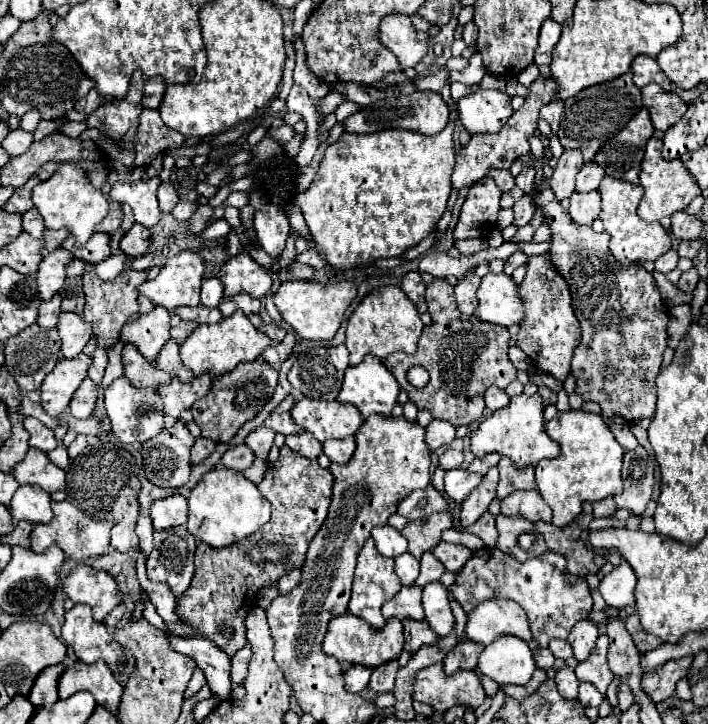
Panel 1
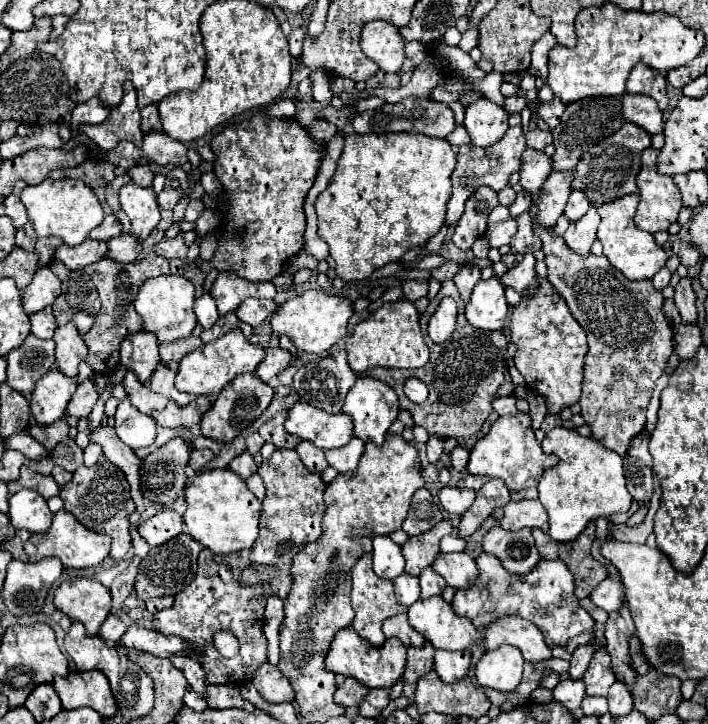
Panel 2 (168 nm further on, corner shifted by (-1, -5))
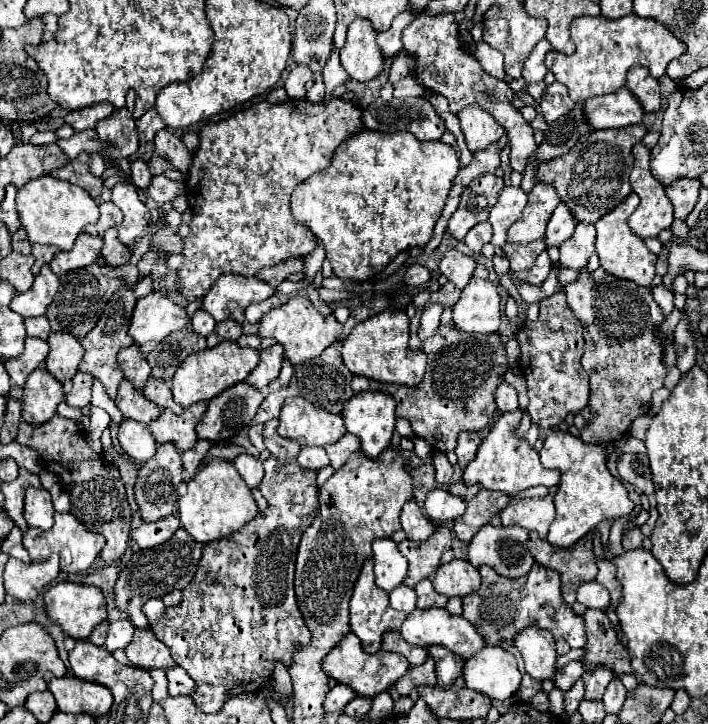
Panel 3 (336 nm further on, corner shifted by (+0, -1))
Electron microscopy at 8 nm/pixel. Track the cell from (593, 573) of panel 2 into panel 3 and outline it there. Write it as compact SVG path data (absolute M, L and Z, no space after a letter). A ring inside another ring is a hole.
M589 532L573 548L553 548L537 534L529 534L529 552L537 564L557 570L561 574L561 594L567 604L575 602L577 586L595 580L597 564L593 554L593 534Z

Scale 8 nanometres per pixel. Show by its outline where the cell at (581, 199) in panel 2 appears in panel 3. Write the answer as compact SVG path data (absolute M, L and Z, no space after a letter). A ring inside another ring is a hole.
M559 204L549 218L547 232L545 232L545 238L543 238L545 246L547 248L557 246L559 248L565 240L569 240L573 236L573 230L575 230L575 218L569 214L567 206Z

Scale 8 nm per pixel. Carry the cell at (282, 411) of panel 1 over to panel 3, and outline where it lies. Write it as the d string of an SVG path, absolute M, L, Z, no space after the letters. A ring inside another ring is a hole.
M269 420L265 422L265 430L263 430L263 440L265 440L265 448L271 452L271 456L281 462L281 464L289 464L293 460L297 460L297 454L301 450L301 446L293 440L281 438L277 434L277 420Z

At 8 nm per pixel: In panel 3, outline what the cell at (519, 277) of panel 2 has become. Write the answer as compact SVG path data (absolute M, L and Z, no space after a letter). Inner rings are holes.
M543 252L543 254L537 256L535 266L529 270L529 278L527 278L527 282L533 284L533 286L539 286L539 284L545 282L545 278L549 276L549 272L551 272L551 260L549 260L549 254Z

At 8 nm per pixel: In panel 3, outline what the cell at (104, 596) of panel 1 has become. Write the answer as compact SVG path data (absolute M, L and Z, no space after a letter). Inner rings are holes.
M59 582L43 594L43 602L45 602L47 616L63 630L65 636L71 636L75 640L87 640L89 634L93 632L93 628L107 618L105 598L101 594L101 590L93 588L93 586L73 584L73 582Z

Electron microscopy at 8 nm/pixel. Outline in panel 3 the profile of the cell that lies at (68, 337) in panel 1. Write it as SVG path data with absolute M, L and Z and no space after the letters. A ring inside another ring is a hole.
M51 332L47 344L49 344L49 354L45 362L47 372L59 382L71 380L83 358L83 346L79 344L77 338L65 332Z

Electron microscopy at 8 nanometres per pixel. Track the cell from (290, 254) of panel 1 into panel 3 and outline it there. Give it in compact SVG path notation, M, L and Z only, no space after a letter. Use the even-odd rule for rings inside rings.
M223 274L211 286L211 290L203 298L201 306L217 322L231 318L231 320L243 324L245 322L245 308L251 302L267 300L273 294L275 294L275 290L269 284L265 284L265 282L257 280L257 278Z

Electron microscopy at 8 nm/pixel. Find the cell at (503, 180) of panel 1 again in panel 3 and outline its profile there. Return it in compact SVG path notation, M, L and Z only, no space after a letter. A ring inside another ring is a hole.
M505 186L499 194L497 204L491 210L489 222L493 226L493 238L491 244L495 248L505 244L505 236L507 236L507 228L521 216L521 210L525 208L527 202L527 194L517 188L517 186Z

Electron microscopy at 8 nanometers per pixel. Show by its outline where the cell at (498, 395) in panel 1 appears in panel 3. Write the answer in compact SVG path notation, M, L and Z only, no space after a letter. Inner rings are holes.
M501 382L495 390L495 404L499 408L499 412L513 412L519 408L517 404L517 390L507 384L507 382Z

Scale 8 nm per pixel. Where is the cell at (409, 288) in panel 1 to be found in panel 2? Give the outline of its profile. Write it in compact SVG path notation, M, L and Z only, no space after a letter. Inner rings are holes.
M404 280L402 282L402 290L404 290L404 298L410 302L416 302L418 298L428 294L428 282L426 280Z

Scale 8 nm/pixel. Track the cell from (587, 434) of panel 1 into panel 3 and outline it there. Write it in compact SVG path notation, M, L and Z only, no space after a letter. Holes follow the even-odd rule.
M553 430L547 434L541 448L541 464L545 468L555 468L561 472L559 490L553 498L557 516L549 528L547 542L557 548L571 548L577 540L581 540L587 532L595 530L603 520L619 520L629 518L635 504L629 500L625 486L607 470L605 450L597 444L581 442L581 438Z

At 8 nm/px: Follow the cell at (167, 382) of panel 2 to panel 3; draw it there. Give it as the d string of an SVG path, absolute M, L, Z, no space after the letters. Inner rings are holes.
M149 378L147 386L143 388L143 396L145 396L145 398L149 398L151 402L155 402L155 404L157 404L157 406L161 406L161 408L169 408L169 410L173 410L175 414L181 414L181 412L183 412L183 408L181 408L179 404L175 404L175 402L173 402L171 390L169 390L167 382L163 382L163 380Z

